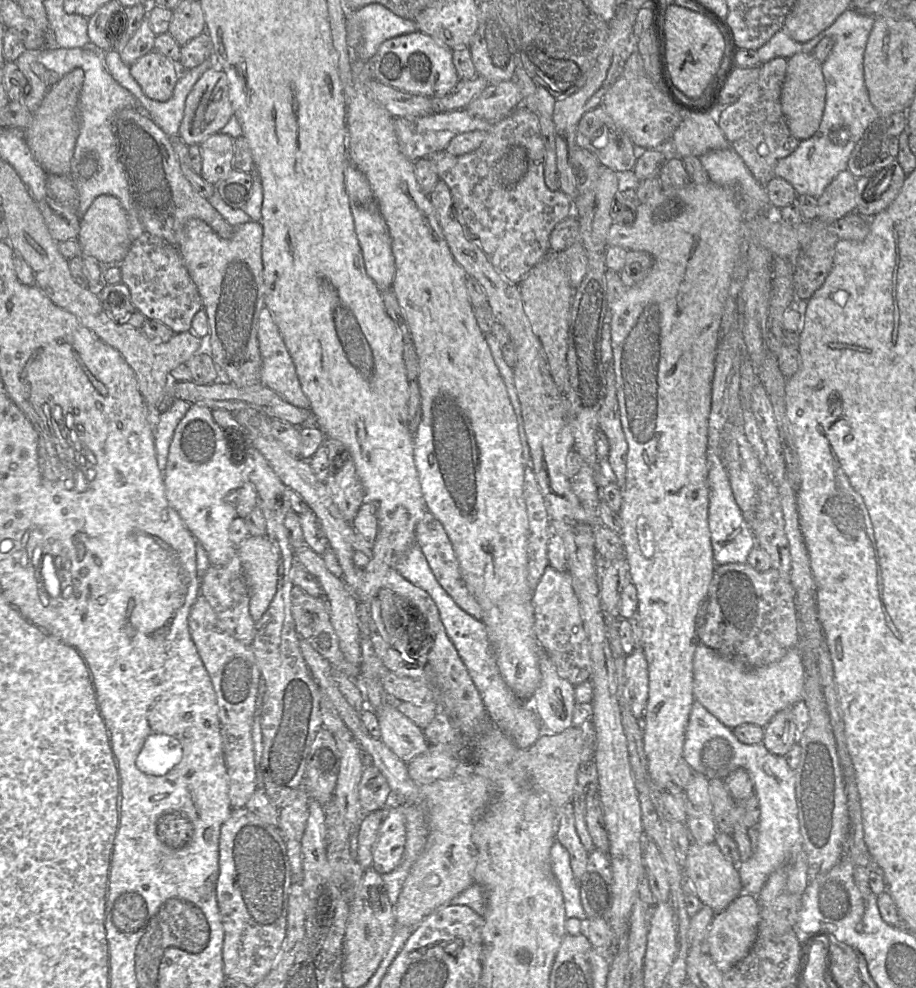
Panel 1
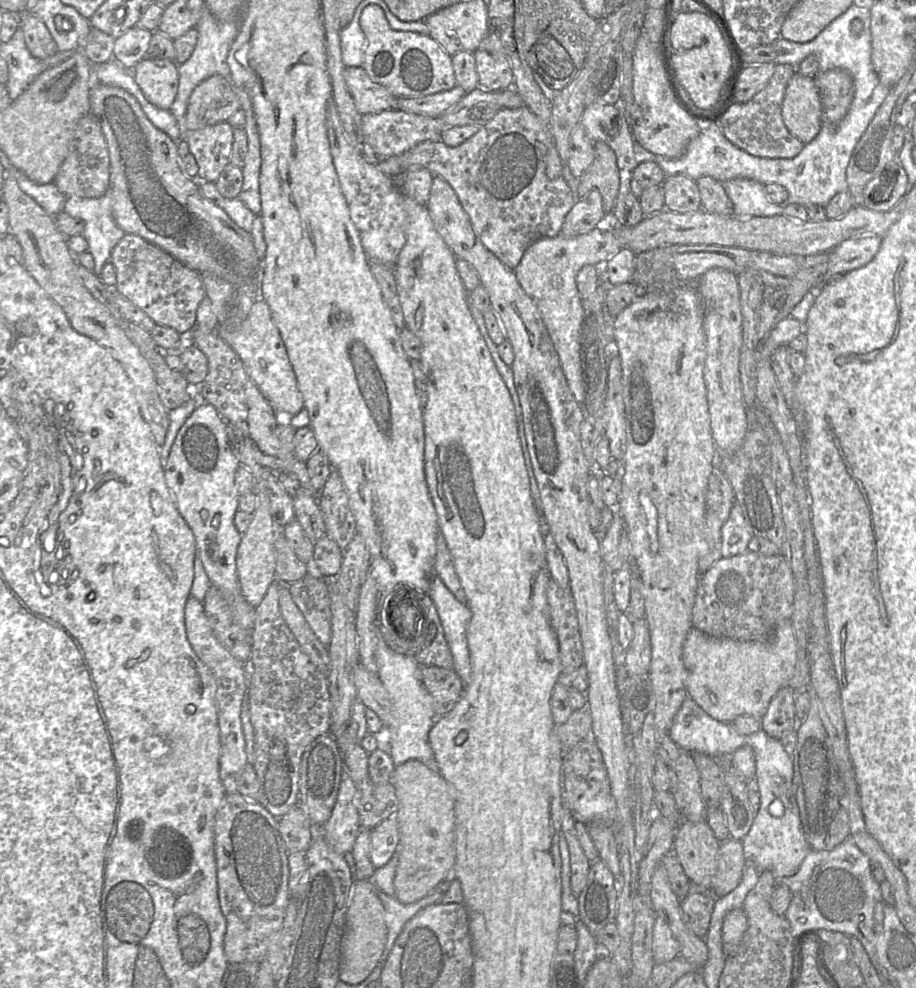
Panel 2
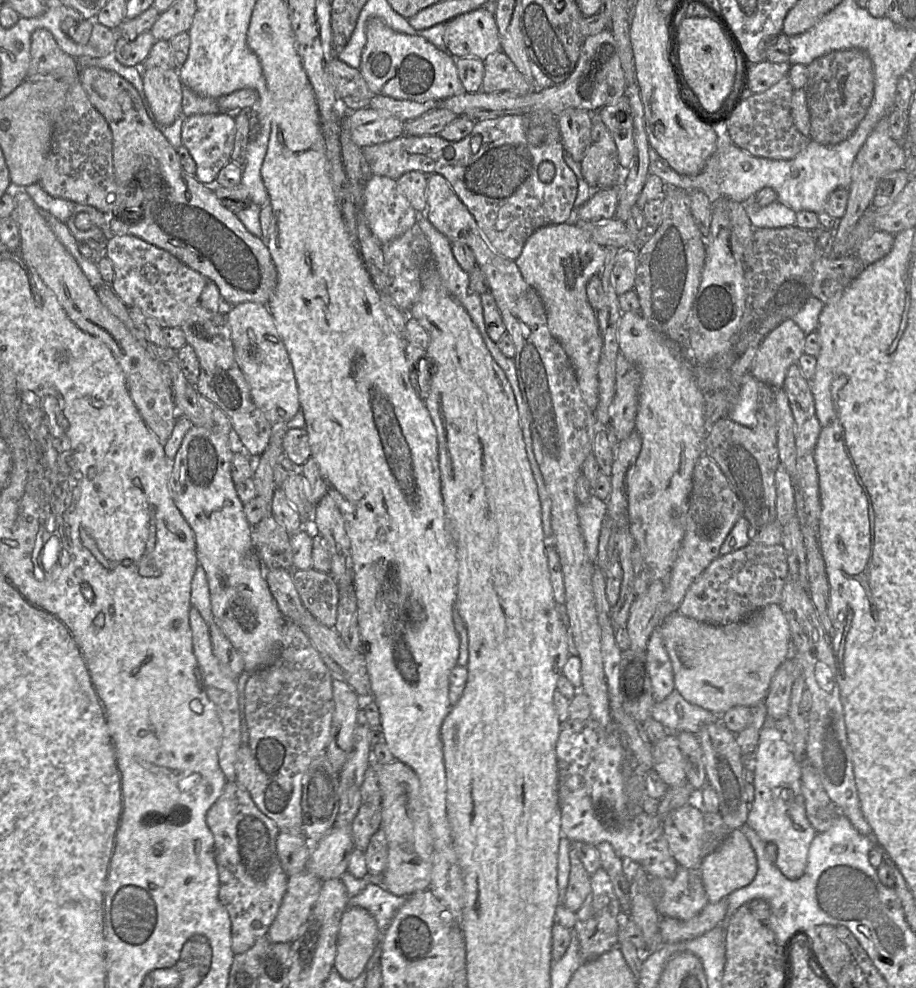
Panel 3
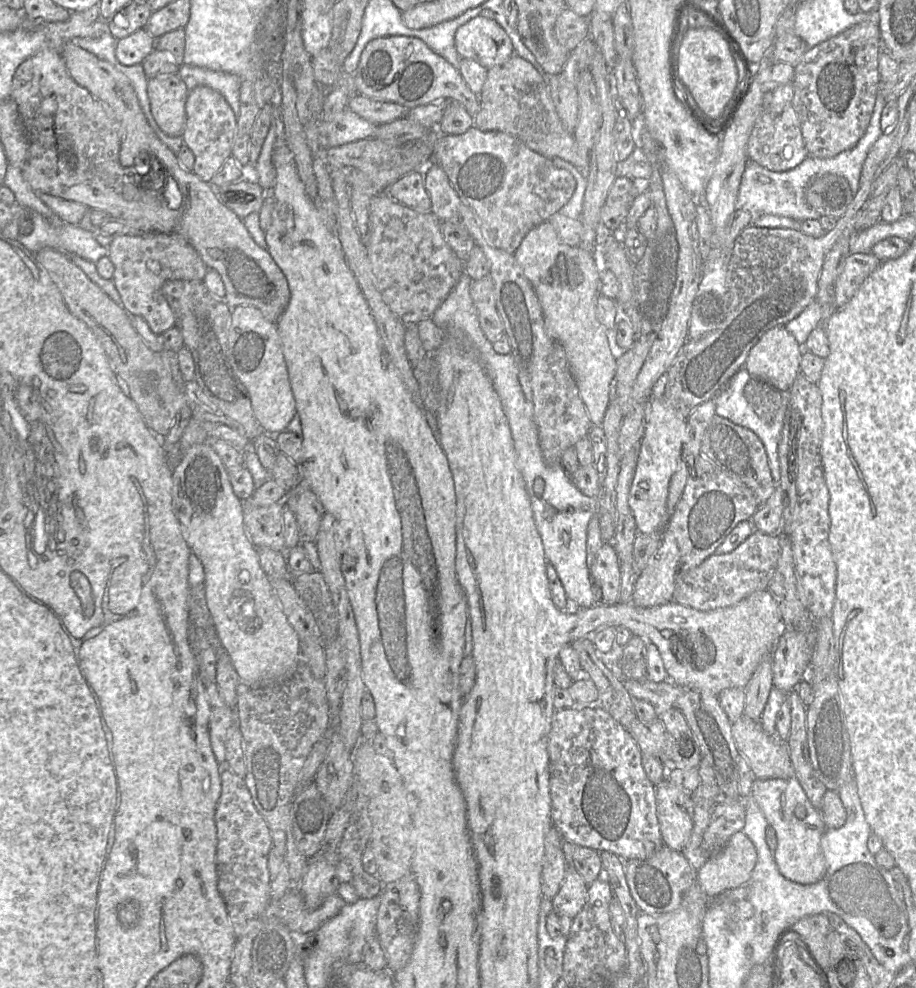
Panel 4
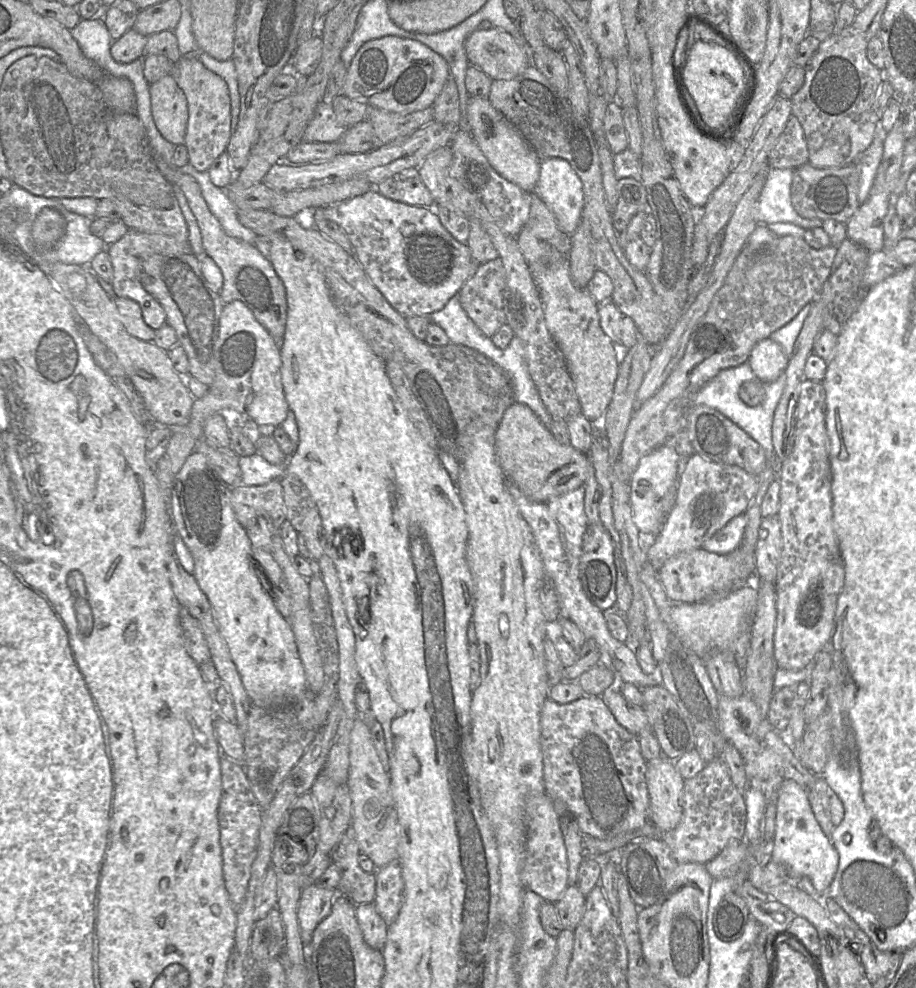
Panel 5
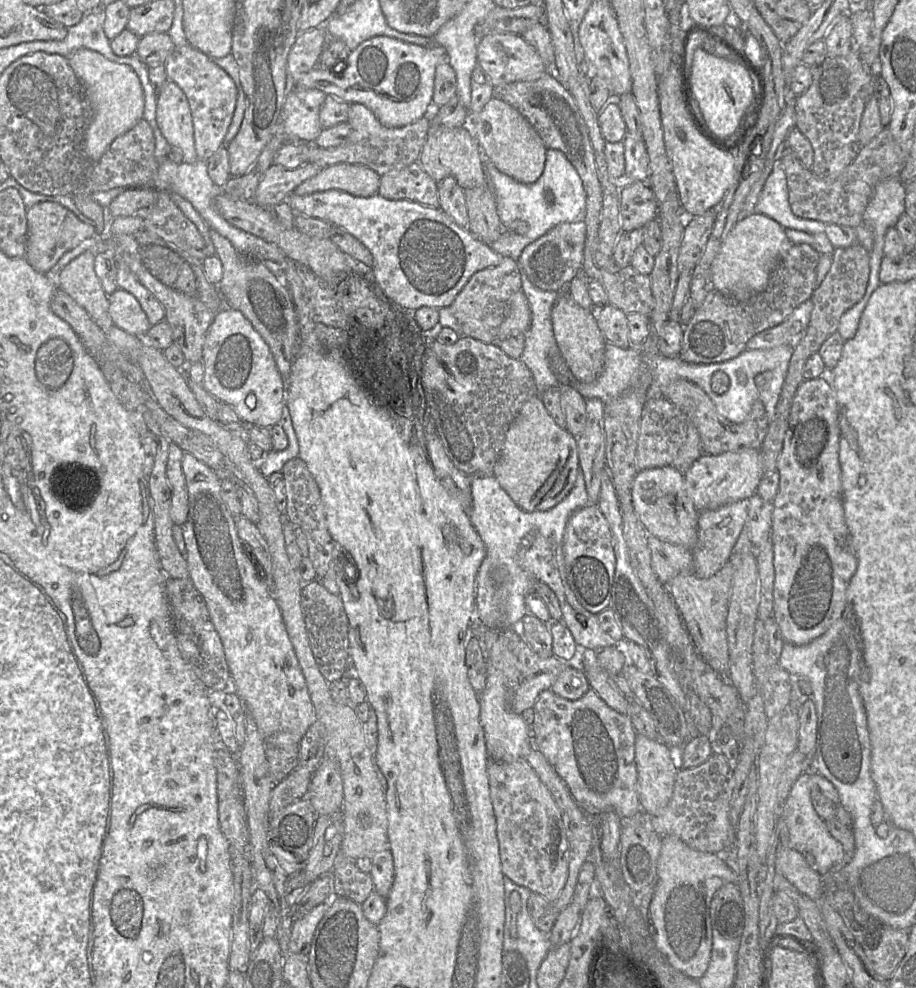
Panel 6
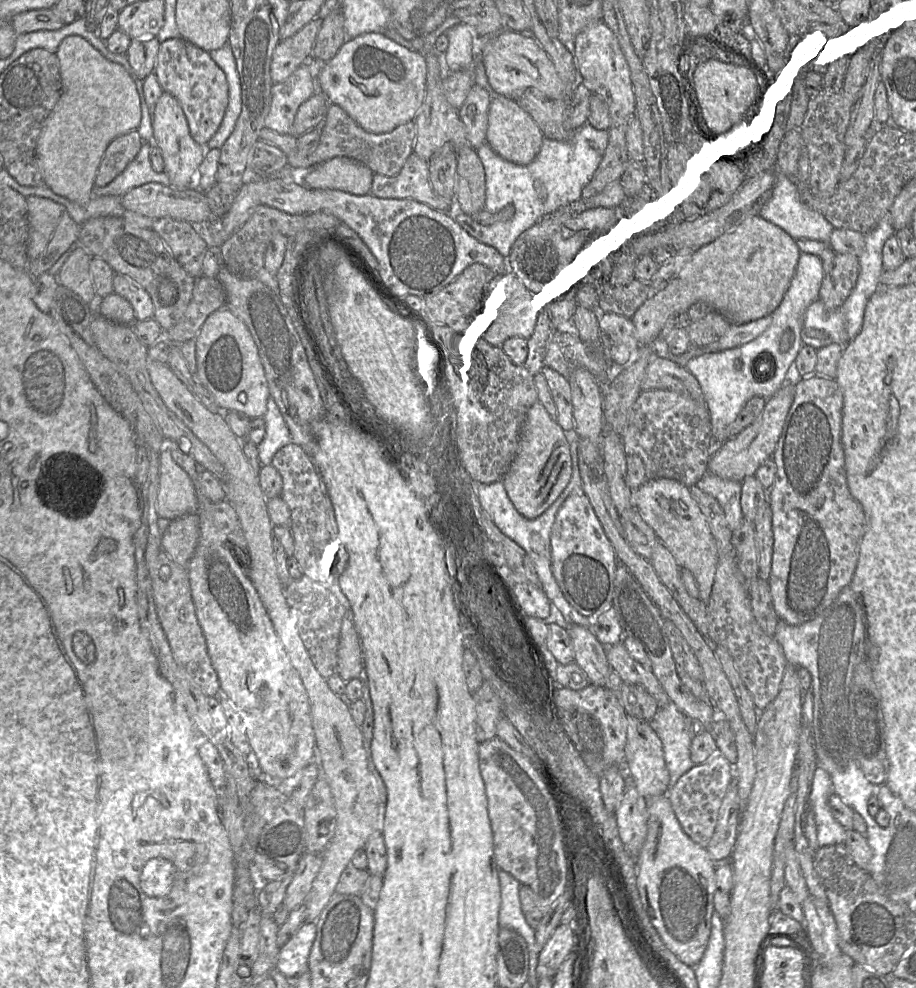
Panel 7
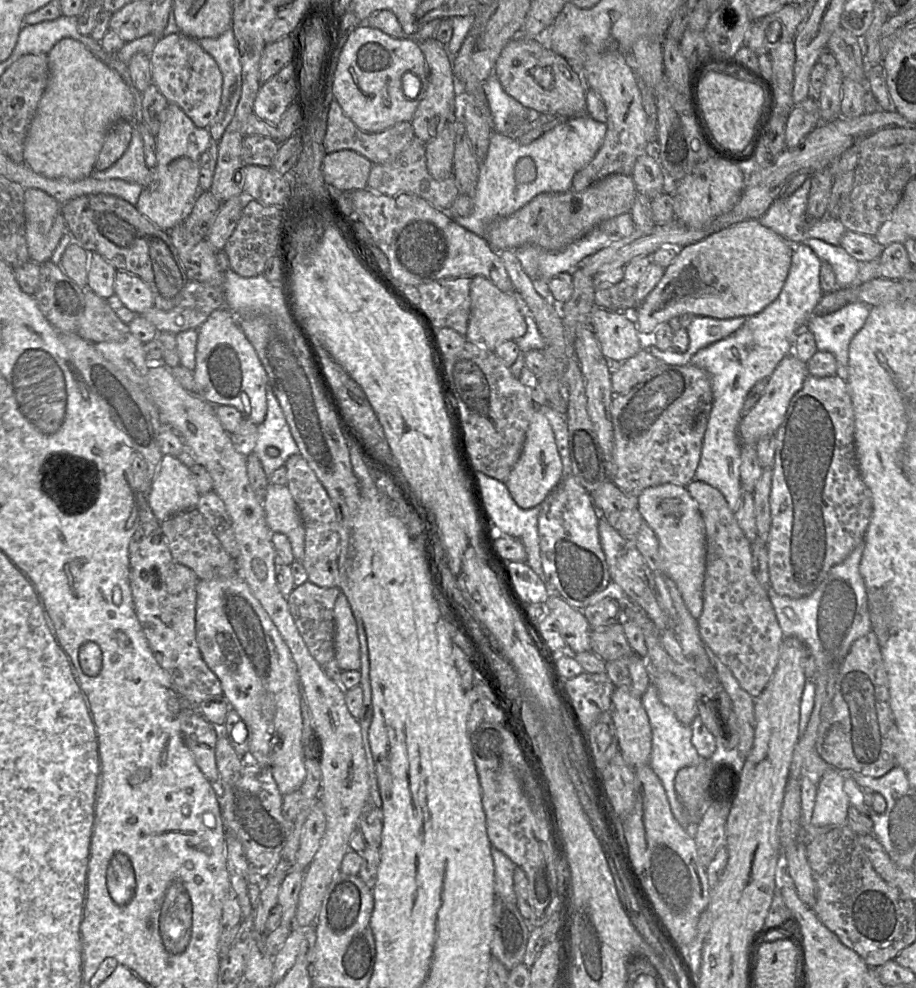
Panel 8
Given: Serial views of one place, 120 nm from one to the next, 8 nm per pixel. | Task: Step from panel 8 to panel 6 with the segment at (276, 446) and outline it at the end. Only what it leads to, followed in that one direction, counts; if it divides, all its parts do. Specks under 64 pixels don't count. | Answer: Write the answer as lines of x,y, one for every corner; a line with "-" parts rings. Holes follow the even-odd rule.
286,404
283,407
282,416
278,425
282,427
288,438
287,447
282,451
264,452
260,459
252,462
265,478
269,477
272,473
281,472
287,461
298,457
298,441

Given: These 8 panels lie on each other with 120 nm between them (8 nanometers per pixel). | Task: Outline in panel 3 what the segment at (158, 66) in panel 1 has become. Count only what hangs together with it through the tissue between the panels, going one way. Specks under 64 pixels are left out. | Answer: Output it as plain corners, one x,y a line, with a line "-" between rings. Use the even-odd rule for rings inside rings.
153,67
143,70
143,85
158,123
171,125
182,113
182,82
177,69

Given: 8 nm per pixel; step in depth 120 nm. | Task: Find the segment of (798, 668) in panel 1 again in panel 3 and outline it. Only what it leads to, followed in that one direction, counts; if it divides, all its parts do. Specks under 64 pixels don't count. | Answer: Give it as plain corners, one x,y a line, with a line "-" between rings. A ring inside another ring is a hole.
769,604
747,619
727,625
700,622
677,611
665,617
659,628
671,661
675,689
686,701
719,717
734,706
753,707
764,701
774,673
792,653
789,624
779,604

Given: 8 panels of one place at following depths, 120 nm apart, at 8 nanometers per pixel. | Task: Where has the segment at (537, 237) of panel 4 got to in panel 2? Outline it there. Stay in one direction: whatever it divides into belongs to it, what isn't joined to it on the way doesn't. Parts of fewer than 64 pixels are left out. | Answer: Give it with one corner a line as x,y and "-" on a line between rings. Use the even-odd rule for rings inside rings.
603,225
577,237
558,235
535,241
526,249
520,263
514,270
519,284
534,301
542,316
559,356
567,384
580,404
586,395
580,361
580,333
584,311
582,298
576,284
576,276
585,265
594,265
602,269
603,264
622,248
610,227

